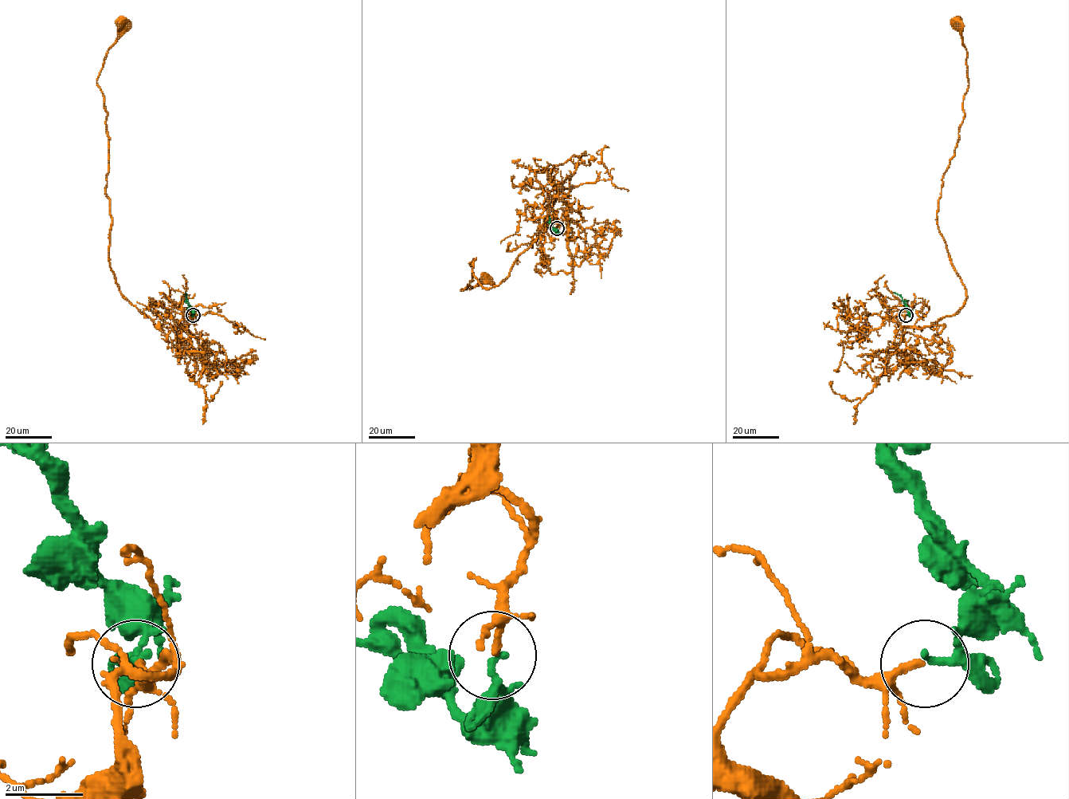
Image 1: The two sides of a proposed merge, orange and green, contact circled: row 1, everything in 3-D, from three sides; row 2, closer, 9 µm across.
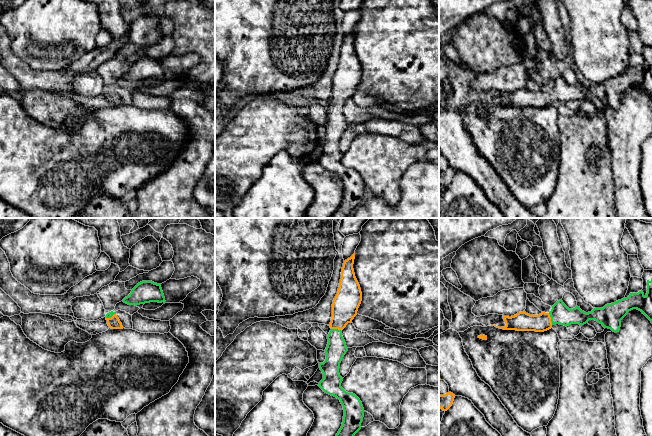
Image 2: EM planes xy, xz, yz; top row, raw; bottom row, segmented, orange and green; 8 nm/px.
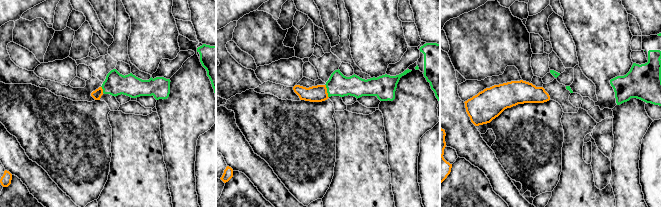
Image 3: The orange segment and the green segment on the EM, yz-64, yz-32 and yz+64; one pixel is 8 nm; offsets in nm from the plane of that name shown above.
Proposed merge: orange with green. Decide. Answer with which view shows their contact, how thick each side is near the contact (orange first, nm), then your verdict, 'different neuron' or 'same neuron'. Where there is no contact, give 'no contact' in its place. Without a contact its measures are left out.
contact in yz; calibres 160 and 160 nm; same neuron

